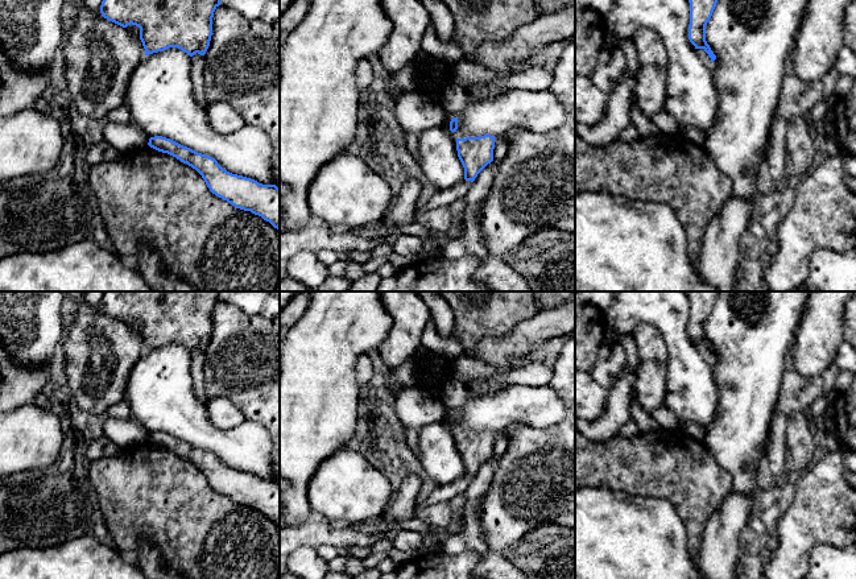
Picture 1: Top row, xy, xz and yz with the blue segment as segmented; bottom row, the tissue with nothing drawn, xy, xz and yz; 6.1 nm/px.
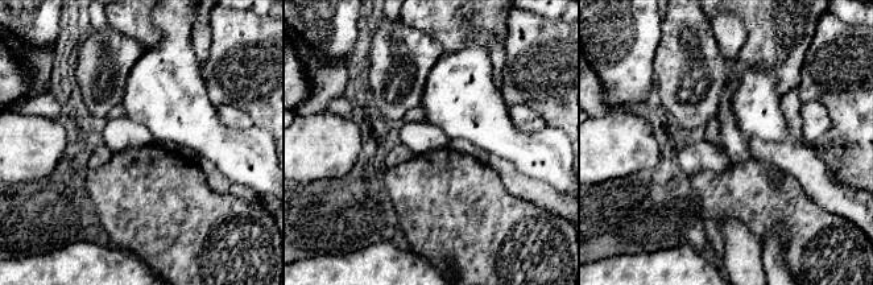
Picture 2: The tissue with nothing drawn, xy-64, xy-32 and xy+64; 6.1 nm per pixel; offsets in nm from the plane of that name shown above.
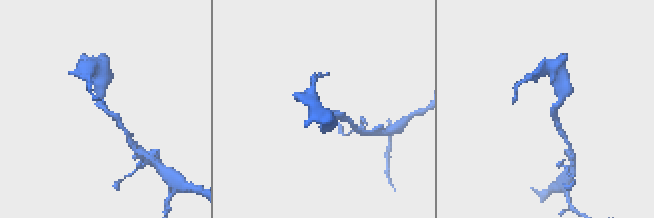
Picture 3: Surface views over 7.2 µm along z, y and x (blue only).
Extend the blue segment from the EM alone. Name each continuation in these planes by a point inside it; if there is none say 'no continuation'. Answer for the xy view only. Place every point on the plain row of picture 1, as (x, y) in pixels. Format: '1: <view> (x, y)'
no continuation

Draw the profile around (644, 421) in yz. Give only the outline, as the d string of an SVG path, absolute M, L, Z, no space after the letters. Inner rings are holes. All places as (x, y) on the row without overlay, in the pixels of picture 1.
M636 394L632 398L629 411L630 411L629 419L636 423L638 433L650 433L659 429L652 413L645 411L637 402Z

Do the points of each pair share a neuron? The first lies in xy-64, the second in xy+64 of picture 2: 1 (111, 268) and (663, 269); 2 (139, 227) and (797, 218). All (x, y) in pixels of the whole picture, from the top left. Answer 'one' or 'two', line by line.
1: one
2: one

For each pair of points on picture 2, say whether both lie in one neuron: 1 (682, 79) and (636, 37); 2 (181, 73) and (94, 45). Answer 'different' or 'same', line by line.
1: different
2: different

